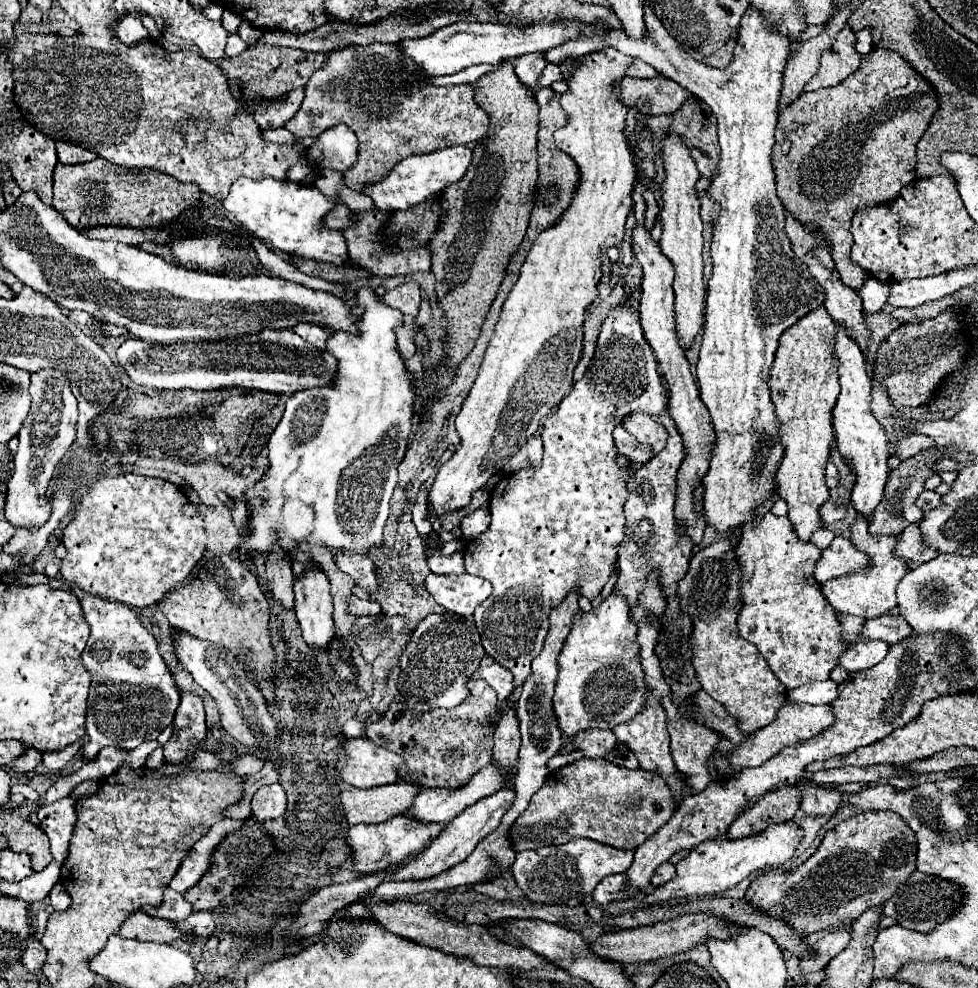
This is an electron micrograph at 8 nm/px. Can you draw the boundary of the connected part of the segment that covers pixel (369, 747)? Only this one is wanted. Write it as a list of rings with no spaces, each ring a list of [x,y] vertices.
[[[357,737],[347,739],[345,753],[339,753],[337,769],[345,783],[359,789],[371,789],[379,785],[397,783],[397,769],[401,763],[401,755],[387,751],[385,747],[379,747],[369,739]]]

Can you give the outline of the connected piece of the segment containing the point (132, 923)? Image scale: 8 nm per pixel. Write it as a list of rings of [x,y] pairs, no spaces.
[[[135,911],[135,915],[129,915],[119,931],[123,939],[137,939],[137,941],[155,941],[155,943],[171,943],[179,939],[183,933],[173,927],[171,921],[151,917],[143,911]]]

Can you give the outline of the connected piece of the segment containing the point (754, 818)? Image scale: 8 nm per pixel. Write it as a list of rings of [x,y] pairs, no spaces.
[[[797,785],[783,787],[779,791],[771,791],[755,803],[755,807],[743,811],[737,821],[731,825],[731,831],[727,831],[729,839],[739,839],[745,835],[753,835],[763,831],[767,823],[781,823],[787,819],[793,819],[799,811],[803,791]]]

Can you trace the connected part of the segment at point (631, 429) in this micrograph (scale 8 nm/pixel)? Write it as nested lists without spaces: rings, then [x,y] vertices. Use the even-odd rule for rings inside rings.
[[[631,413],[623,419],[623,427],[627,433],[631,433],[641,445],[649,445],[651,453],[659,453],[665,447],[667,433],[663,431],[661,423],[655,423],[651,417],[643,413]]]

